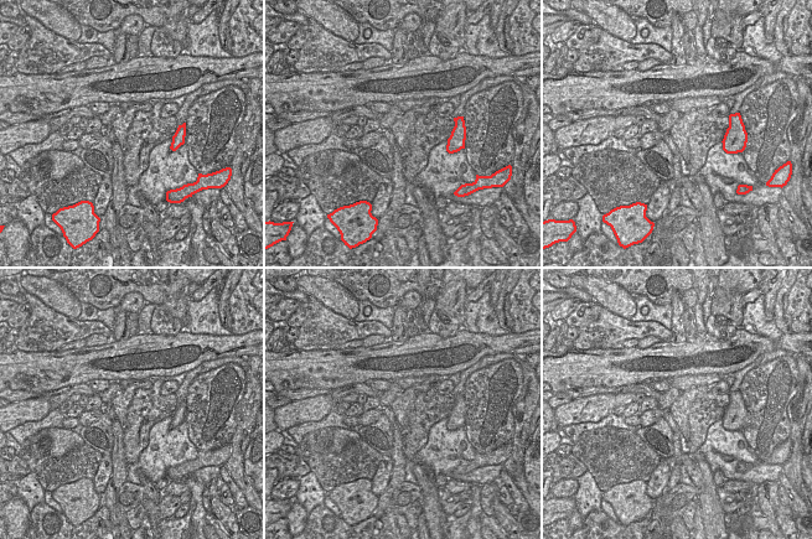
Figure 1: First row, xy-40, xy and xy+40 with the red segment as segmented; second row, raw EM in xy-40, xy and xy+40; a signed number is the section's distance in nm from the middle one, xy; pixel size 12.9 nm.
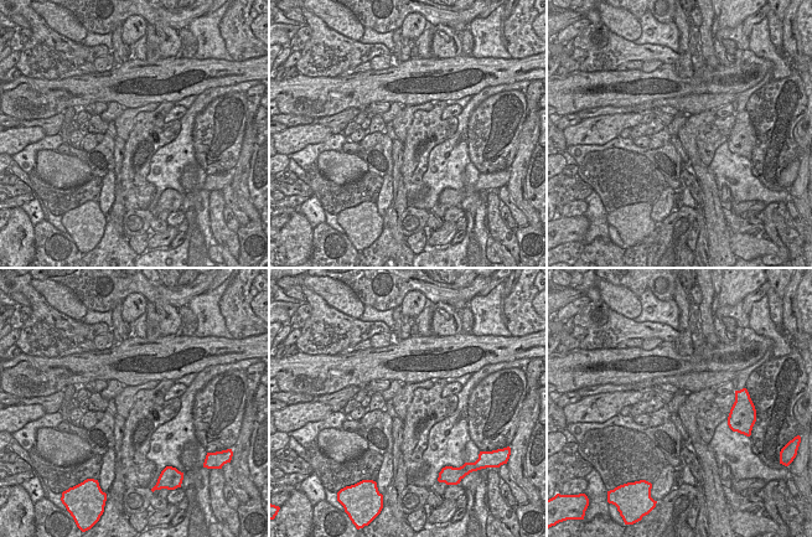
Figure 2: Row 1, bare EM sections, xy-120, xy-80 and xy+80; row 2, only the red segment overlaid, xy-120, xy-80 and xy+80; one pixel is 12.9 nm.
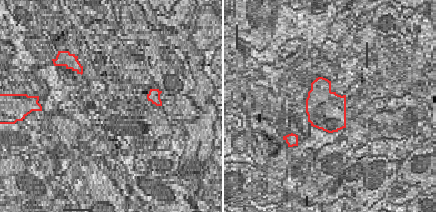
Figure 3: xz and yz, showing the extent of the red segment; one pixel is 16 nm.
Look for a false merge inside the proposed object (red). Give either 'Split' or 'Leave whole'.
Leave whole.

